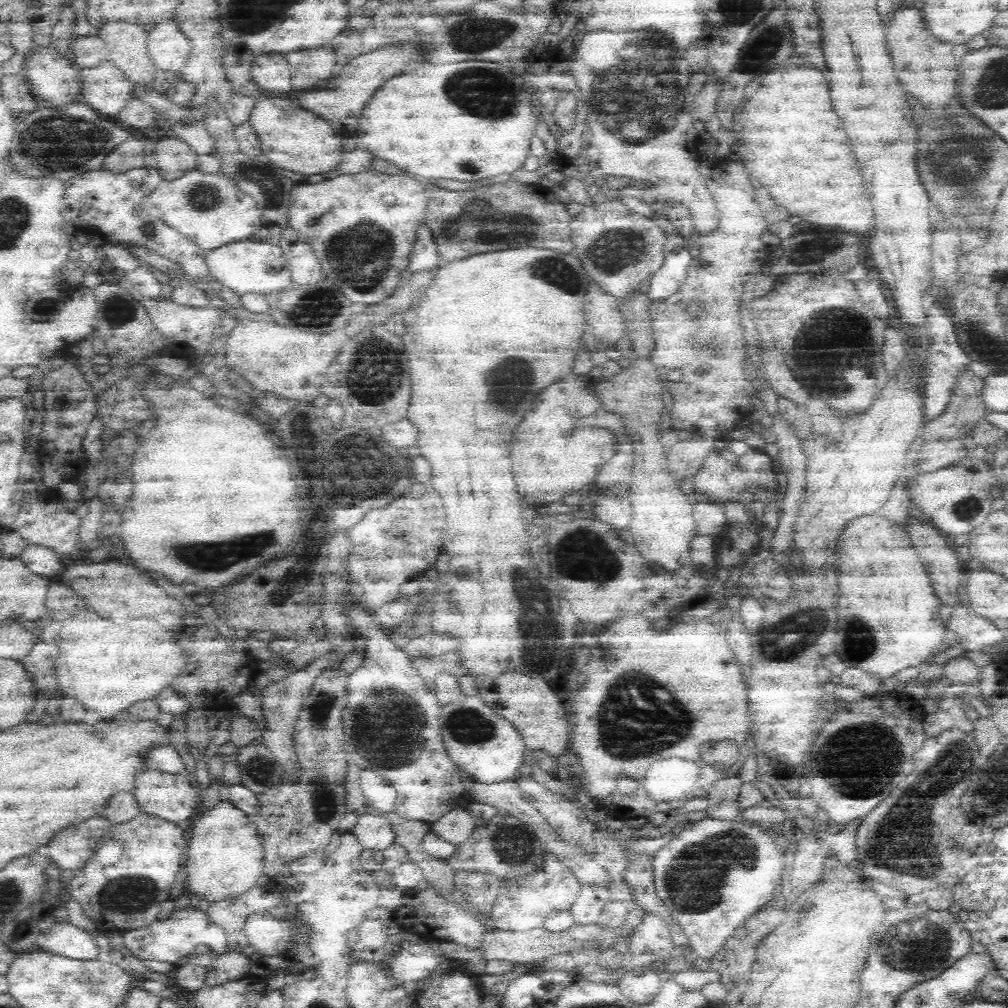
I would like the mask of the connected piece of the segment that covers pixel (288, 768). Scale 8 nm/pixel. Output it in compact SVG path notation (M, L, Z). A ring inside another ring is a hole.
M326 651L318 655L318 658L313 658L308 666L303 666L300 670L291 670L283 679L272 681L262 690L258 690L261 693L264 718L262 739L266 742L272 754L276 756L279 764L283 766L284 773L286 774L296 774L297 759L296 751L293 750L292 734L304 699L311 691L313 682L320 672L330 666L330 660L338 659L338 657L337 654Z

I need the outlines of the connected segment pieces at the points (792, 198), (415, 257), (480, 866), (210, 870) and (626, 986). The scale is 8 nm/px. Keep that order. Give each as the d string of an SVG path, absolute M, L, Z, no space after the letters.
M782 62L774 72L766 72L762 76L760 88L747 96L748 102L744 101L742 106L746 106L740 114L744 124L734 158L742 160L750 182L754 186L764 186L776 204L784 206L790 214L800 216L804 222L818 226L838 226L844 232L864 236L874 224L874 208L864 188L860 166L848 144L844 124L832 110L830 86L824 72Z
M426 224L420 226L416 242L409 259L407 274L436 271L440 264L439 250L433 232Z
M500 815L497 820L486 825L477 826L465 843L456 846L455 853L446 859L456 872L487 873L500 879L500 882L514 882L538 873L544 867L547 851L530 828L520 823L516 818Z
M213 799L210 806L203 806L202 810L206 810L206 814L196 815L202 816L202 818L196 822L196 826L192 830L188 862L186 862L186 868L184 868L186 870L188 890L192 894L196 894L199 899L211 903L247 893L251 888L264 881L263 843L254 823L251 821L250 816L236 809L236 806L233 806L230 802Z
M634 969L632 971L622 971L618 977L616 985L620 987L620 992L637 1005L651 1003L661 989L661 982L658 975L651 970Z

